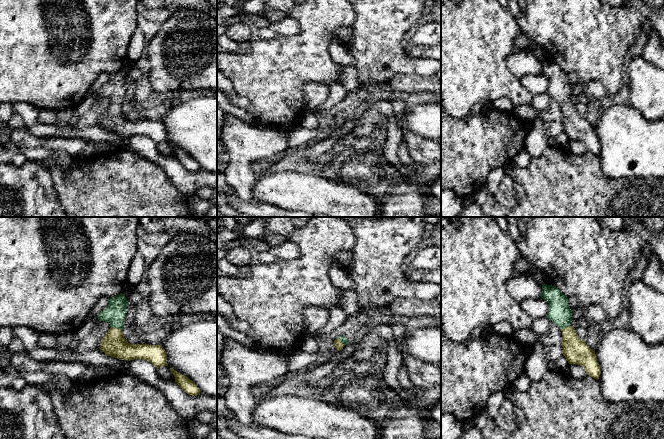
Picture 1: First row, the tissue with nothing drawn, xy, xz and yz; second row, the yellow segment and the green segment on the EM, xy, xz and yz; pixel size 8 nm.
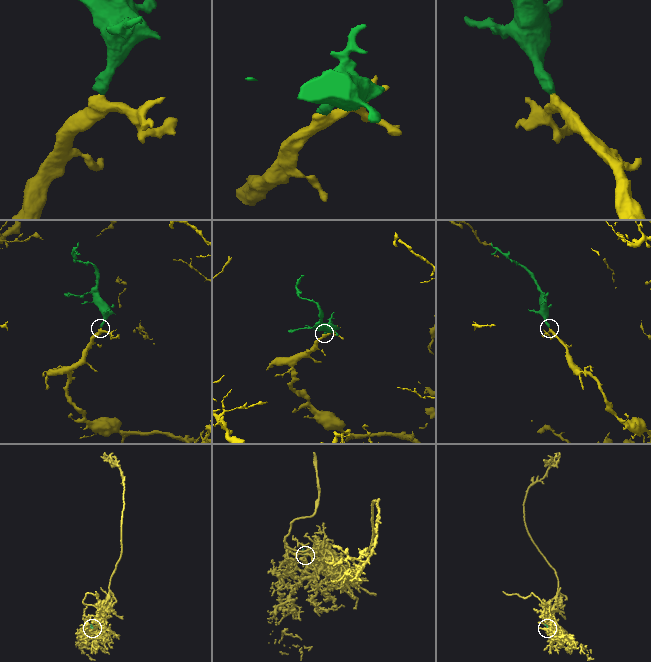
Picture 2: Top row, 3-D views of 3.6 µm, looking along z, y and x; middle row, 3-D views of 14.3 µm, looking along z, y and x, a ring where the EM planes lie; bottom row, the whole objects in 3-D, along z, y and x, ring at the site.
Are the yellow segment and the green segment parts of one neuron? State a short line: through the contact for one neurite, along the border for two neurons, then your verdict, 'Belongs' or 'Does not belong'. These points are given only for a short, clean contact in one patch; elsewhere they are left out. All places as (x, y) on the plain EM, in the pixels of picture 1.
Line: xy (113, 120), (116, 104), (115, 89). Belongs

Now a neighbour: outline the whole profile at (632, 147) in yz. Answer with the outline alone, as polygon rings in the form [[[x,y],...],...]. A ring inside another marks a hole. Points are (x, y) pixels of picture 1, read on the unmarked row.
[[[631,105],[607,108],[595,126],[600,141],[600,167],[612,179],[664,179],[664,120],[648,120]]]

